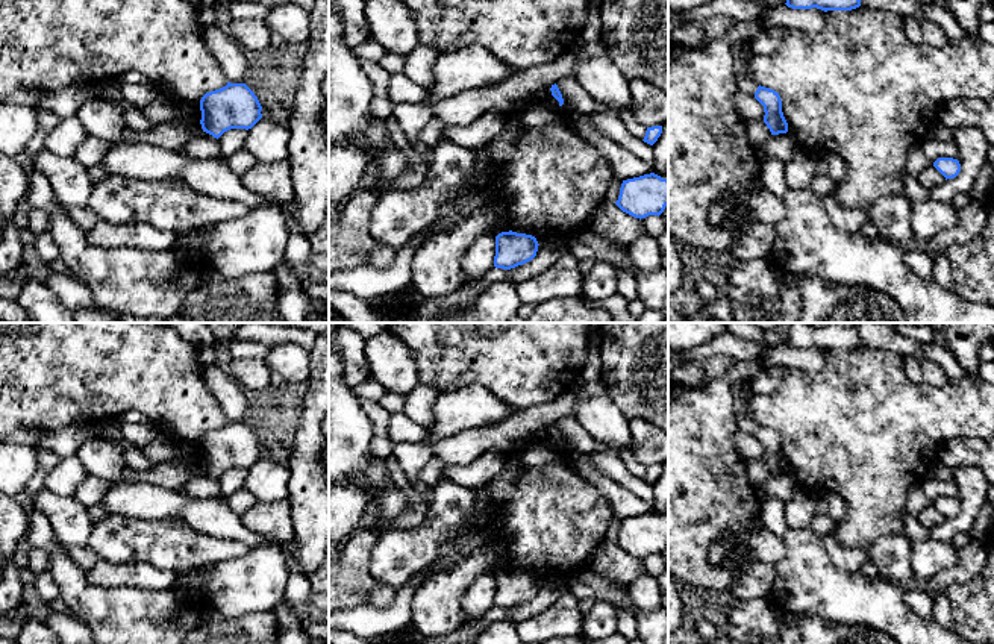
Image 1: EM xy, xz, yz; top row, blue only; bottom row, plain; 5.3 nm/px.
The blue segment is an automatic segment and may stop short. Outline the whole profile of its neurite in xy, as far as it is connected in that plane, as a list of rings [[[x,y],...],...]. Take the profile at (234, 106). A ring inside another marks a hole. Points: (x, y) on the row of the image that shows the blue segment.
[[[230,83],[206,92],[200,100],[203,132],[220,138],[230,129],[252,129],[262,118],[262,106],[245,83]]]

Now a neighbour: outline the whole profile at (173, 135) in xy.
[[[200,121],[194,123],[171,123],[161,124],[147,132],[133,132],[127,130],[124,138],[124,144],[133,142],[148,142],[159,145],[167,150],[177,152],[182,145],[185,145],[192,136],[202,133]]]

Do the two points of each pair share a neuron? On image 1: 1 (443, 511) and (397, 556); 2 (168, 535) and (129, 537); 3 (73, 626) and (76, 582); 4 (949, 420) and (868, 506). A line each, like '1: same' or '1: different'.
1: same
2: same
3: different
4: same

